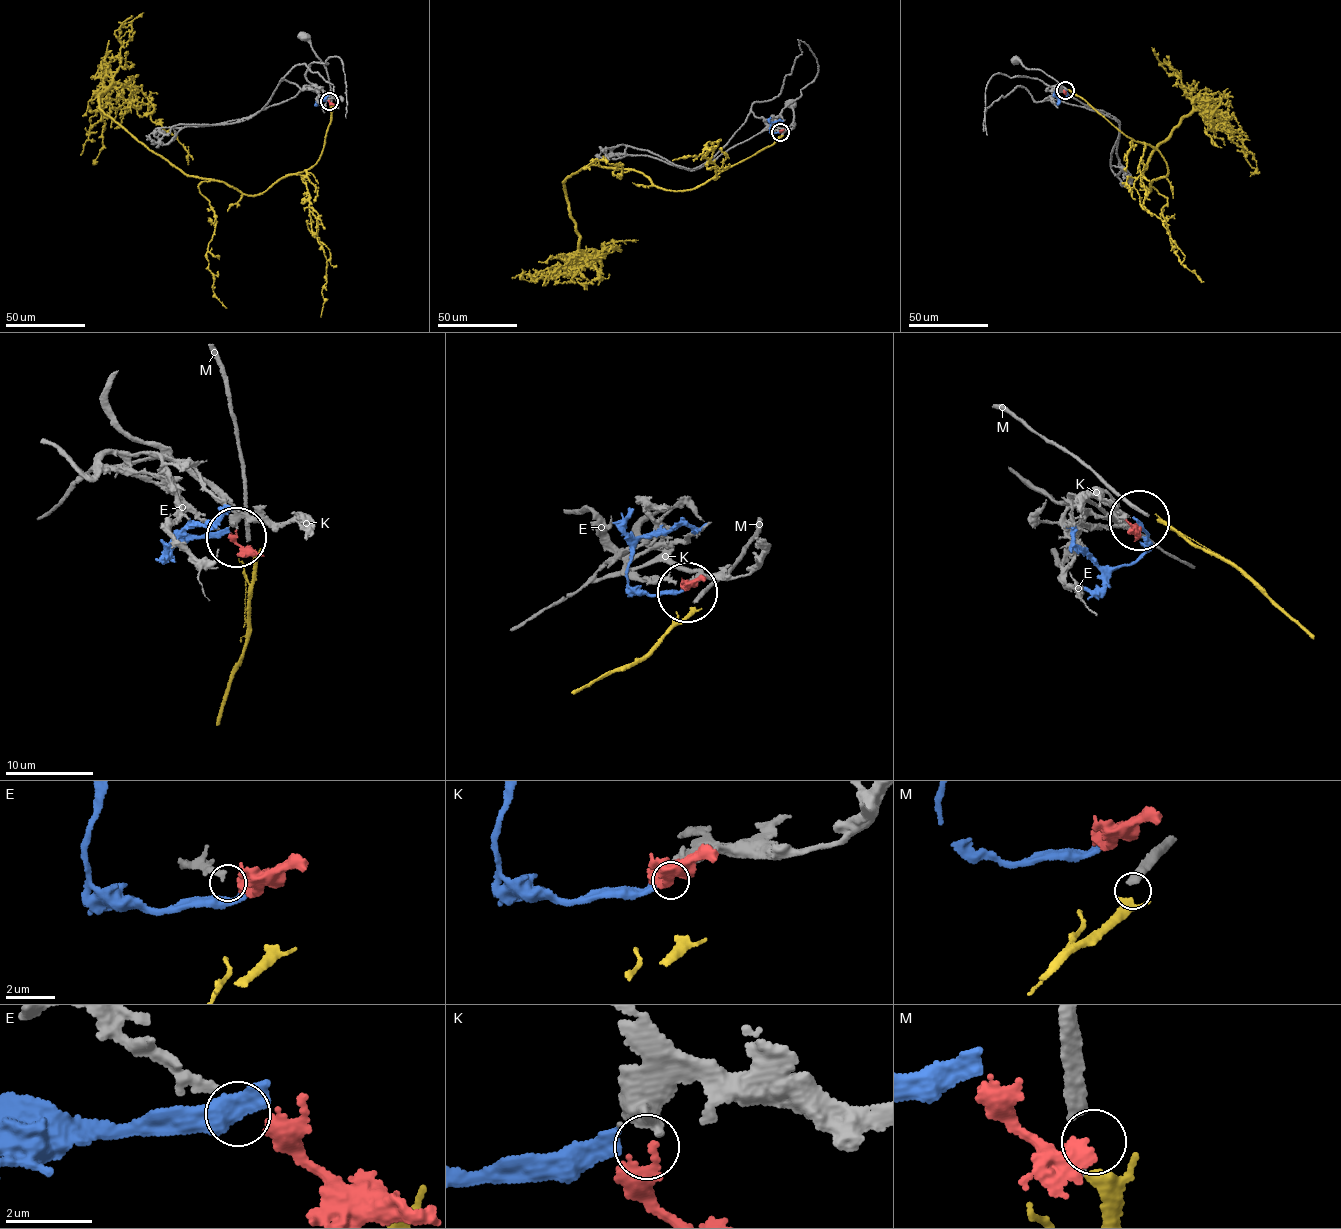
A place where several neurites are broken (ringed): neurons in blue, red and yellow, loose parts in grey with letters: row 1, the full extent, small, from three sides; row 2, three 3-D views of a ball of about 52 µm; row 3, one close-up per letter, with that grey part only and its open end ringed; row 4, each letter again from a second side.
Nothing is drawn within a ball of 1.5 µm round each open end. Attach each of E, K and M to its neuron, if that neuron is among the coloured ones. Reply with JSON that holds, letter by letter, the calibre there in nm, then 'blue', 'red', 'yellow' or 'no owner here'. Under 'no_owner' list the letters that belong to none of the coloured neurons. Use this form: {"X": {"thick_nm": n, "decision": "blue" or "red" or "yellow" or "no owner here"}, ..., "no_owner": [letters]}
{"E": {"thick_nm": 240, "decision": "red"}, "K": {"thick_nm": 600, "decision": "blue"}, "M": {"thick_nm": 280, "decision": "yellow"}, "no_owner": []}

